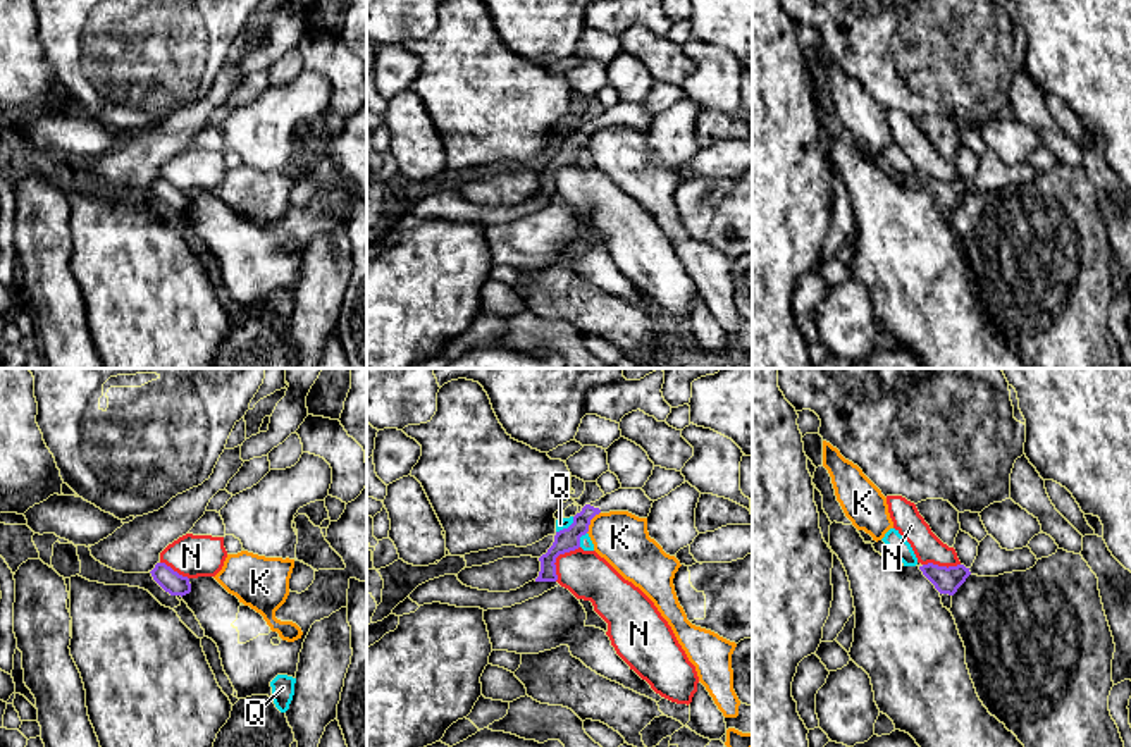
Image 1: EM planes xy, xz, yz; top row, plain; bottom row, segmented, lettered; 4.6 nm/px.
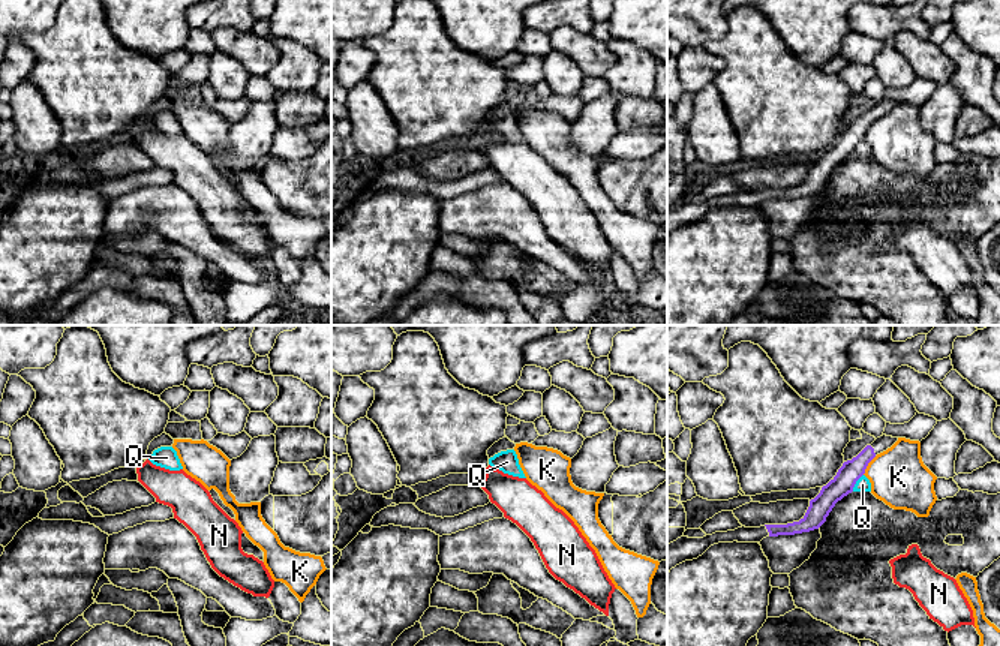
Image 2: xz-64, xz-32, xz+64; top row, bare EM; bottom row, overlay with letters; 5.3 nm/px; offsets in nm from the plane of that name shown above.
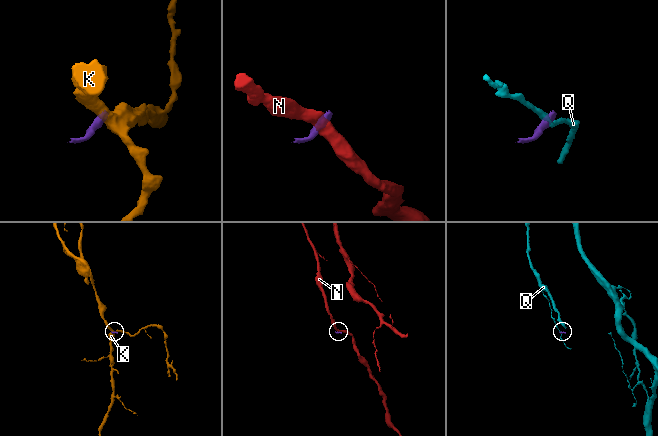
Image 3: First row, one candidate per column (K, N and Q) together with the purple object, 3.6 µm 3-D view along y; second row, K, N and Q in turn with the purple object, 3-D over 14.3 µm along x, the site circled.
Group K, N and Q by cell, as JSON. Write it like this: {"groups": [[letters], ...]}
{"groups": [["K"], ["N"], ["Q"]]}

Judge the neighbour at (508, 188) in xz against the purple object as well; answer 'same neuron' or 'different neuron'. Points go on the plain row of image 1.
different neuron

